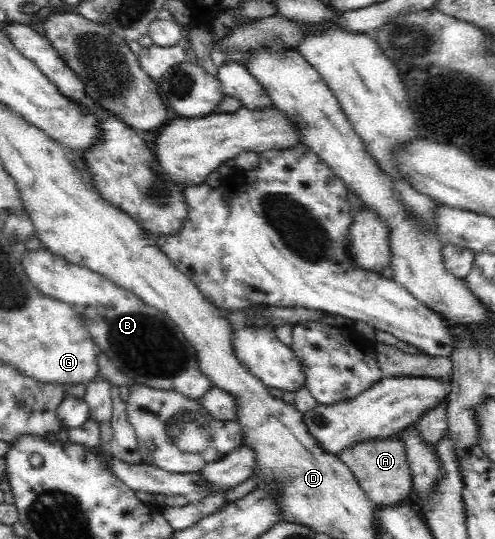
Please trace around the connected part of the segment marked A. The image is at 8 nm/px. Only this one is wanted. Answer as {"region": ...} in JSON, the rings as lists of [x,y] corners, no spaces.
{"region":[[[391,436],[385,440],[368,440],[357,443],[351,448],[341,451],[338,459],[352,471],[359,487],[368,499],[378,508],[395,506],[412,498],[412,478],[406,464],[404,442]]]}

